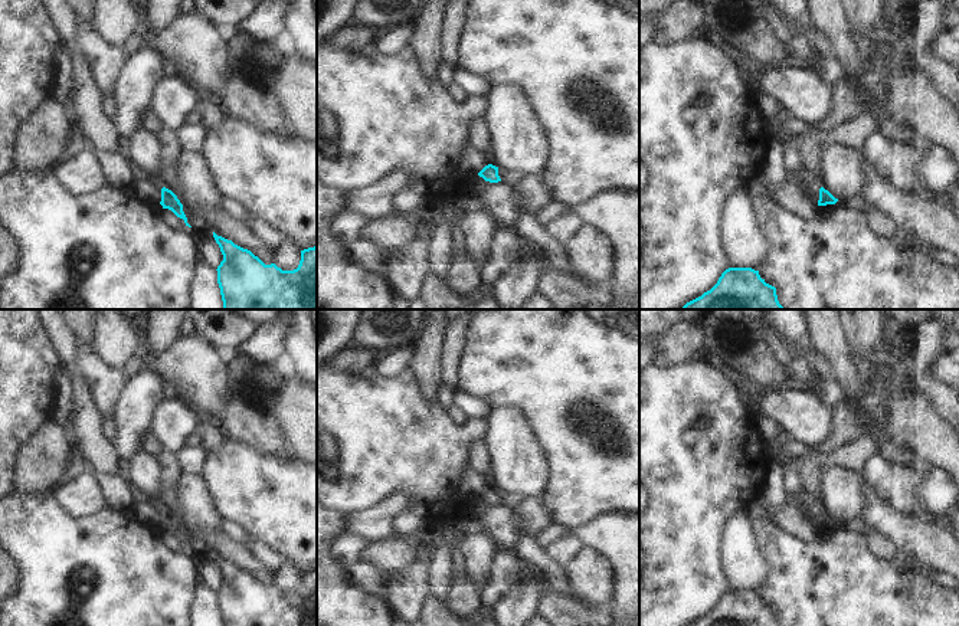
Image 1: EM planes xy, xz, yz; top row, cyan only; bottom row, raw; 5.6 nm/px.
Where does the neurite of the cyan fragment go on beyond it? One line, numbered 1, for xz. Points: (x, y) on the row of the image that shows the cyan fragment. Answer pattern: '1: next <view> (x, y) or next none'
1: next none

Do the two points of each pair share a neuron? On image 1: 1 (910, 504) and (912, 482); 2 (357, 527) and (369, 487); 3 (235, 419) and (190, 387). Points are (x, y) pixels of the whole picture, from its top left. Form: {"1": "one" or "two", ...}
{"1": "one", "2": "two", "3": "two"}

